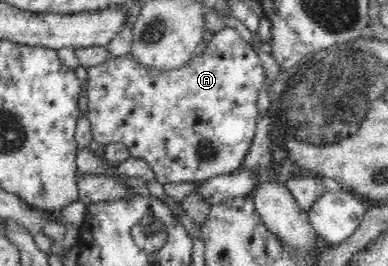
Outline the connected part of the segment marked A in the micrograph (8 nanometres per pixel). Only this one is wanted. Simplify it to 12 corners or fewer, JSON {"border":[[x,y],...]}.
{"border":[[235,29],[86,69],[94,140],[162,183],[241,168],[266,69]]}

